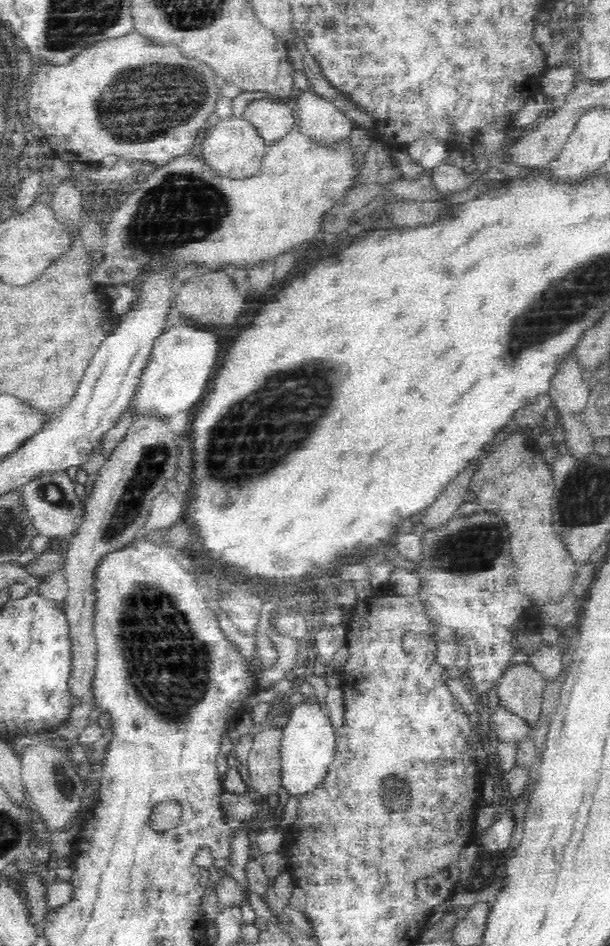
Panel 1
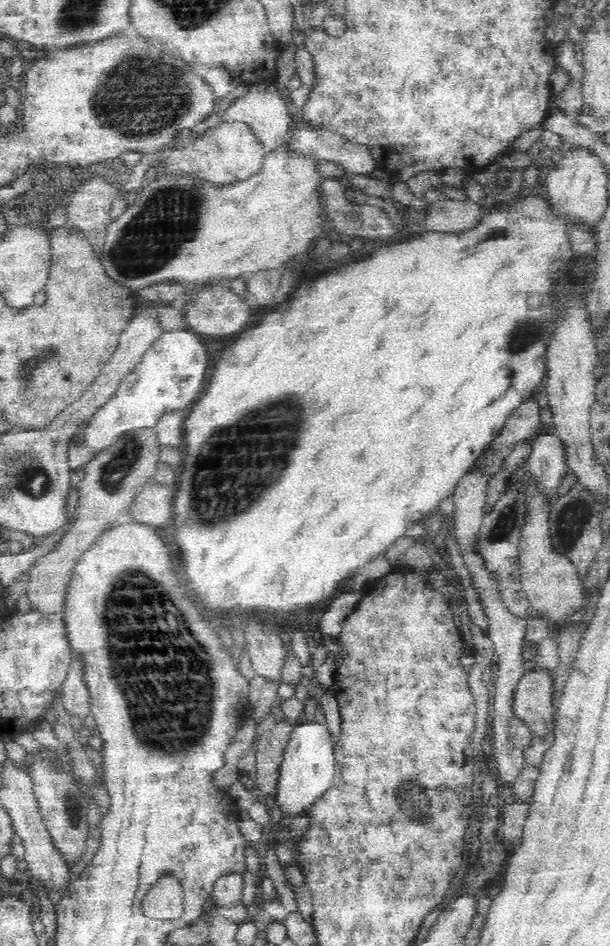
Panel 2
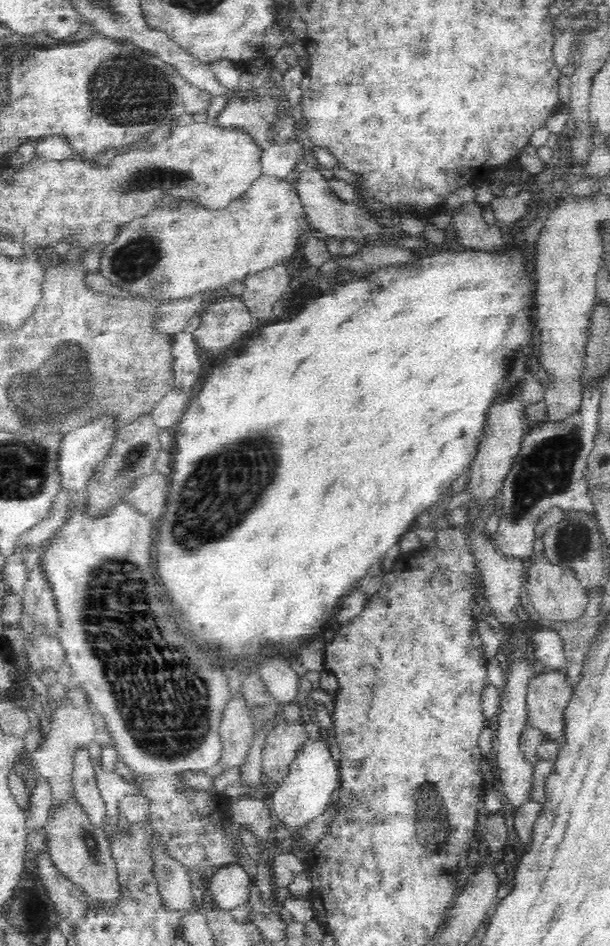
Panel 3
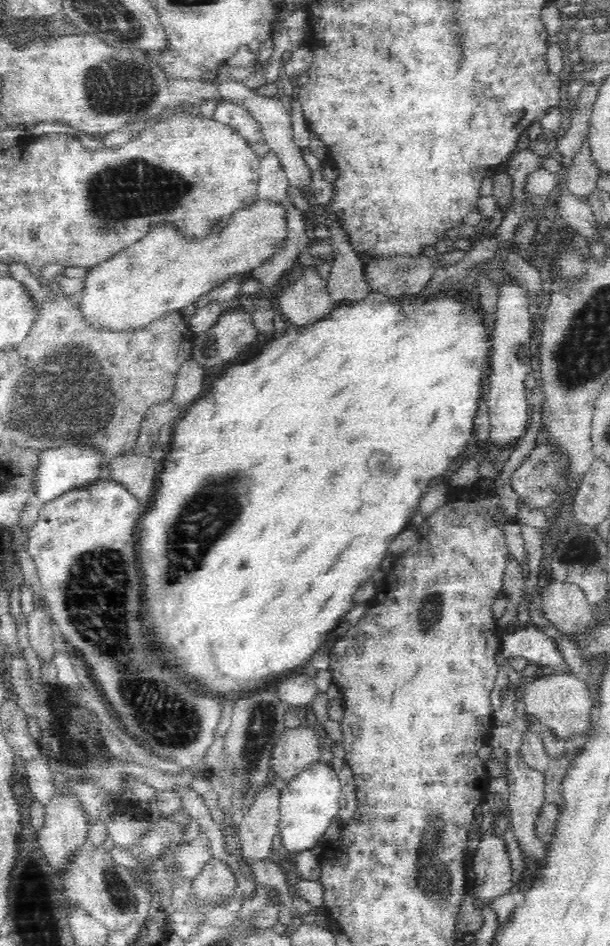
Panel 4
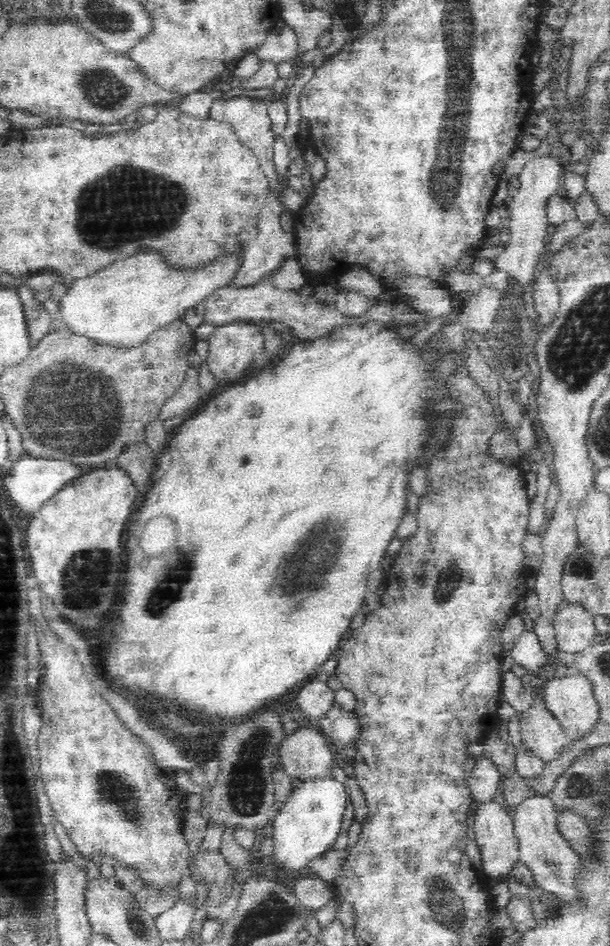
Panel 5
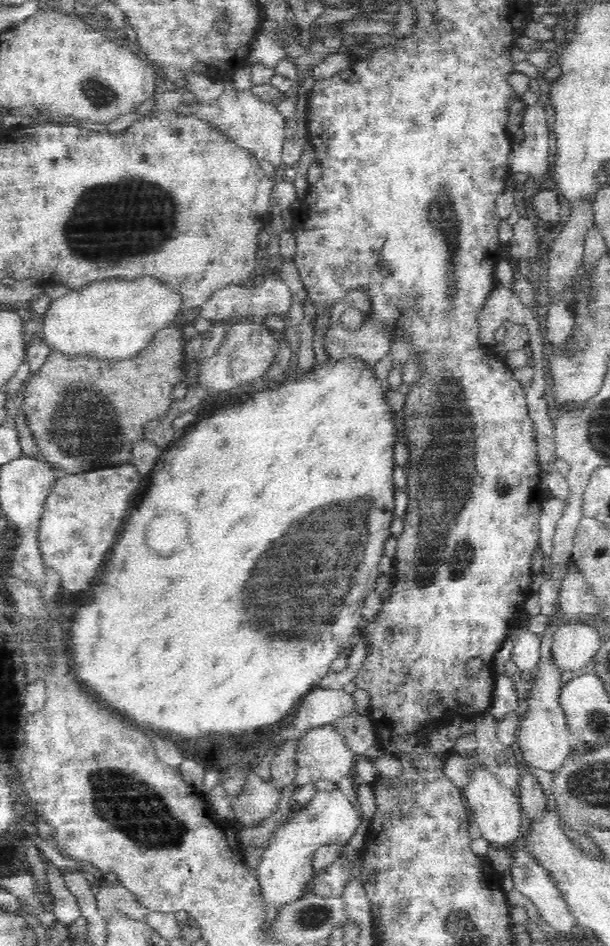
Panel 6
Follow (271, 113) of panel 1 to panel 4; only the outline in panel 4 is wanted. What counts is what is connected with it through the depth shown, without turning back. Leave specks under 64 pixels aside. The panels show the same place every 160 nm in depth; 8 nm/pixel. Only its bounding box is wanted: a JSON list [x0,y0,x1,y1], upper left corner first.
[213,101,270,160]

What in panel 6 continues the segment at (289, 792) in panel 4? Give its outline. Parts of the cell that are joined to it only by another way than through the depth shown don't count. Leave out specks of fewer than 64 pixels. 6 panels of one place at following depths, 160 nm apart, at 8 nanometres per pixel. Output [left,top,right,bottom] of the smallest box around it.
[255,785,362,907]

